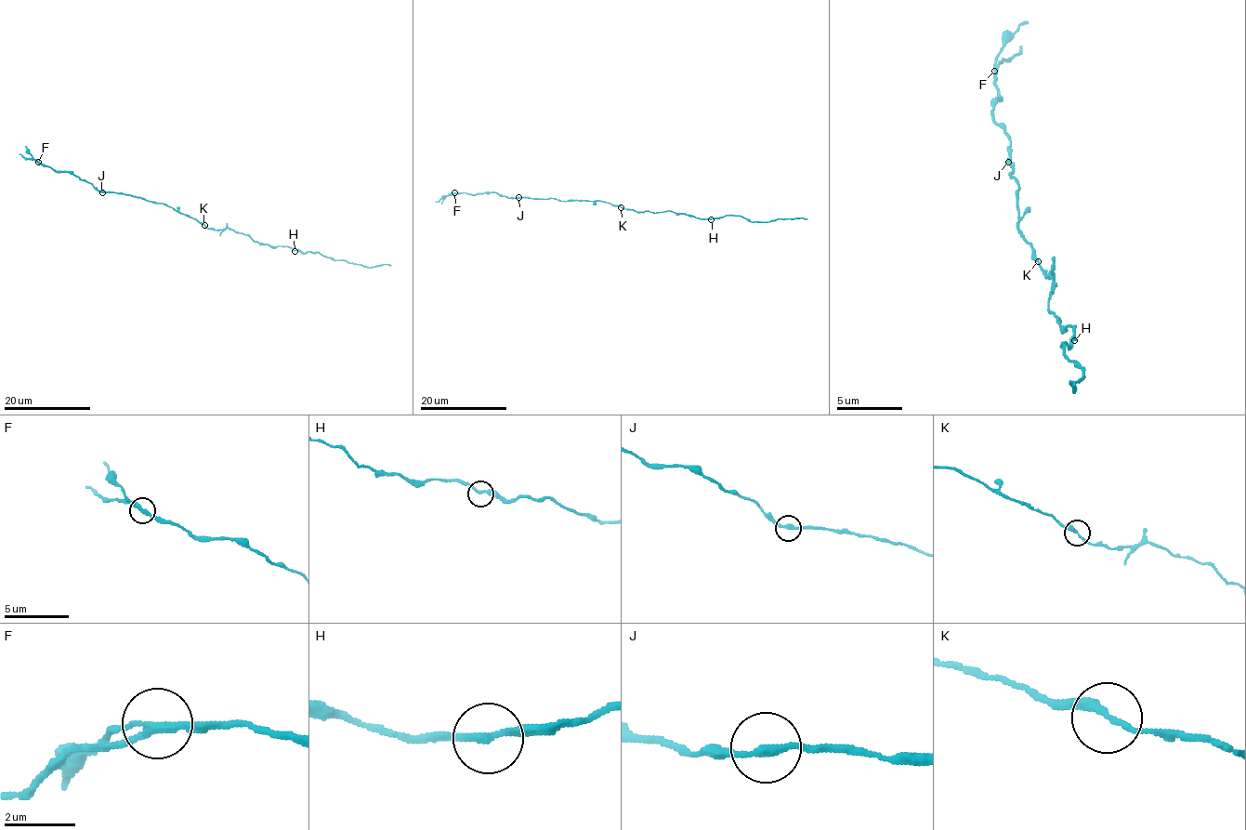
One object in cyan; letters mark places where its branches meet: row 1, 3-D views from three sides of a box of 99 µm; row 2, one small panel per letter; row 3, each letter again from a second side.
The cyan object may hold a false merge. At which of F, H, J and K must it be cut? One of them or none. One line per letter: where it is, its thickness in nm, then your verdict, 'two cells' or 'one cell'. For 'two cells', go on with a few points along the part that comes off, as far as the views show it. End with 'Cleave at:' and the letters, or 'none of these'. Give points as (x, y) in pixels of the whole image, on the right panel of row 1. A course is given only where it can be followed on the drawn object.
F: at (994, 71); 240 nm thick; two cells; foreign part runs (994, 70), (994, 59), (1004, 40), (1028, 20)
H: at (1074, 340); 200 nm thick; one cell
J: at (1008, 162); 240 nm thick; one cell
K: at (1038, 261); 240 nm thick; one cell
Cleave at: F

